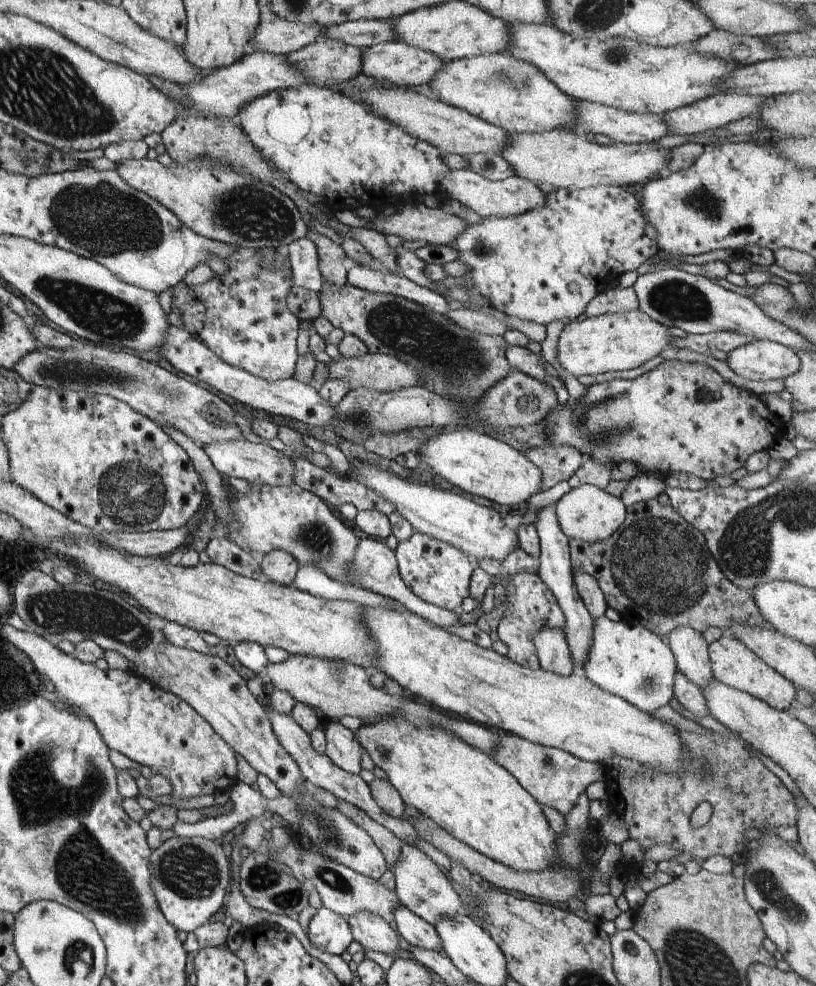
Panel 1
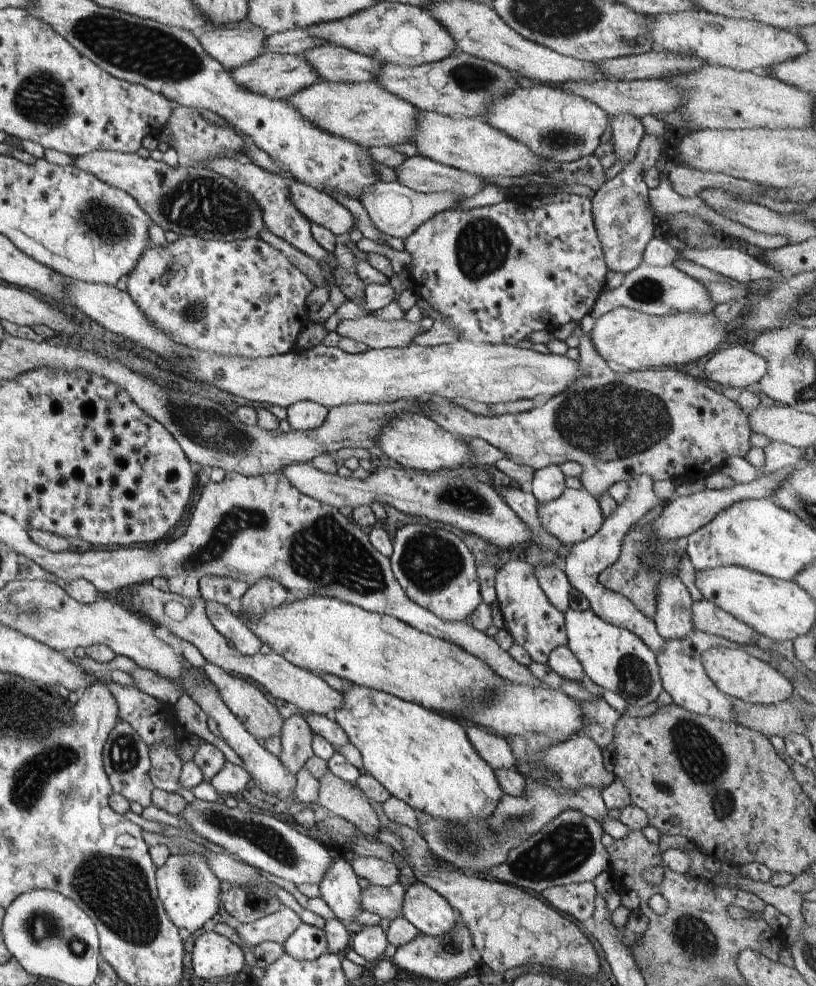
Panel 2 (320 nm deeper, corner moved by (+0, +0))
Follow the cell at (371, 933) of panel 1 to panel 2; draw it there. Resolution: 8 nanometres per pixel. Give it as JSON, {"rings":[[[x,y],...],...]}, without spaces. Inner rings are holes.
{"rings":[[[333,856],[319,886],[321,898],[338,920],[348,924],[362,913],[362,892],[348,856]]]}

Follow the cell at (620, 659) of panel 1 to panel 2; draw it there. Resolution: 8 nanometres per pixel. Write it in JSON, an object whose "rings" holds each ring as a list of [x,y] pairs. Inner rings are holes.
{"rings":[[[569,608],[565,620],[567,646],[593,683],[618,694],[630,706],[648,706],[652,702],[659,702],[663,687],[657,654],[634,632],[609,624],[591,609],[578,612]]]}

